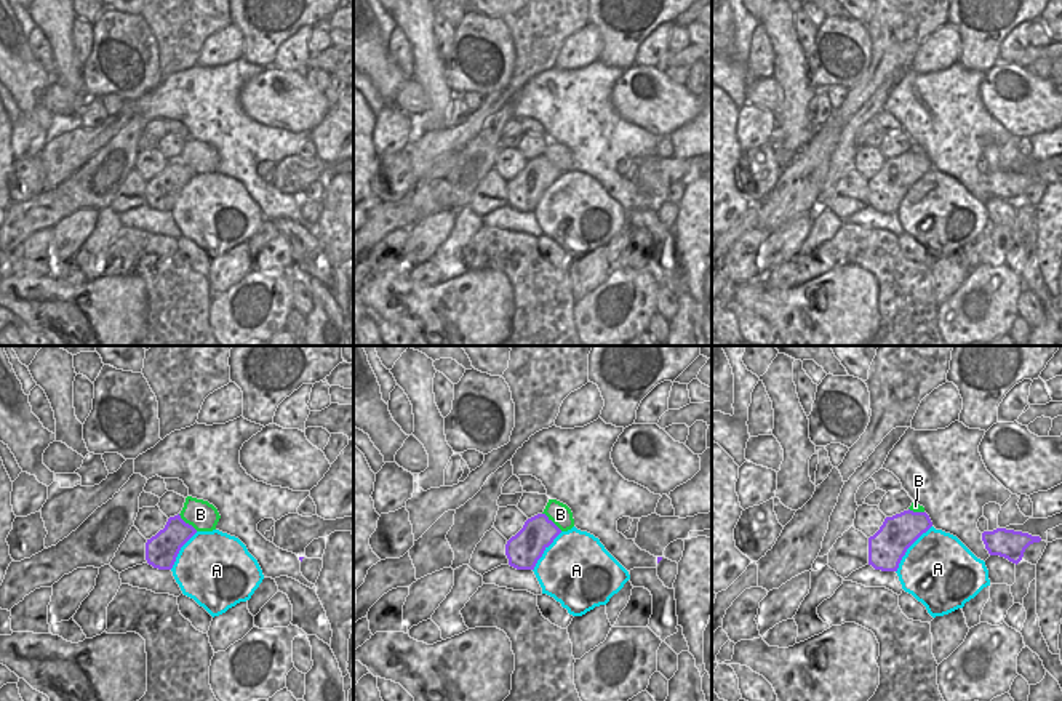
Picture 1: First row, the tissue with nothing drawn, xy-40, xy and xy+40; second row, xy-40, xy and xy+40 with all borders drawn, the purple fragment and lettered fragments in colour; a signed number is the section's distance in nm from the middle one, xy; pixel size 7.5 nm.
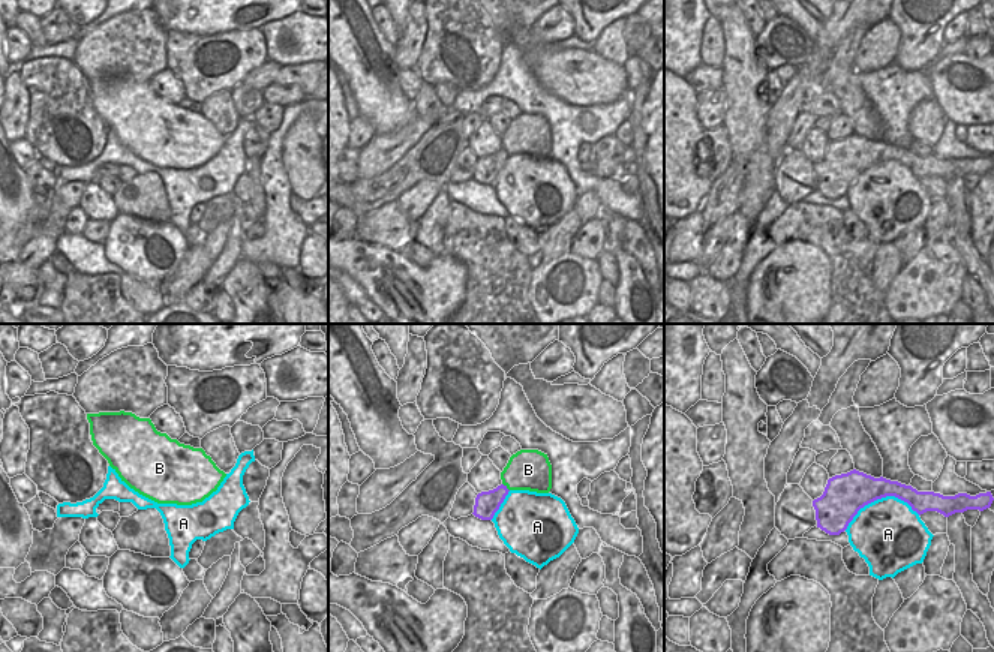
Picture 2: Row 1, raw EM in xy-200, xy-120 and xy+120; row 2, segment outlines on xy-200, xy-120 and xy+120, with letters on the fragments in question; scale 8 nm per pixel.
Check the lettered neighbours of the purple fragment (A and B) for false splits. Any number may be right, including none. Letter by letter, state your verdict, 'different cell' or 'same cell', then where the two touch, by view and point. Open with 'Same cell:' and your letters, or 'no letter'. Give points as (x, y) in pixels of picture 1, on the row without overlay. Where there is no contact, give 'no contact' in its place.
Same cell: no letter
A: different cell | xy+40 (907, 189)
B: different cell | xy (550, 162)

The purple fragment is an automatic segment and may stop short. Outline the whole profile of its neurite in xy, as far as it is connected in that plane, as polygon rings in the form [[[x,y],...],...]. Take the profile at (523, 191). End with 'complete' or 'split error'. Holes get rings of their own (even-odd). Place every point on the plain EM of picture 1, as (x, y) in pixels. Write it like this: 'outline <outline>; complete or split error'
outline [[[545,155],[528,160],[505,186],[509,206],[517,211],[534,211],[544,192],[560,174],[561,171]]]; complete

